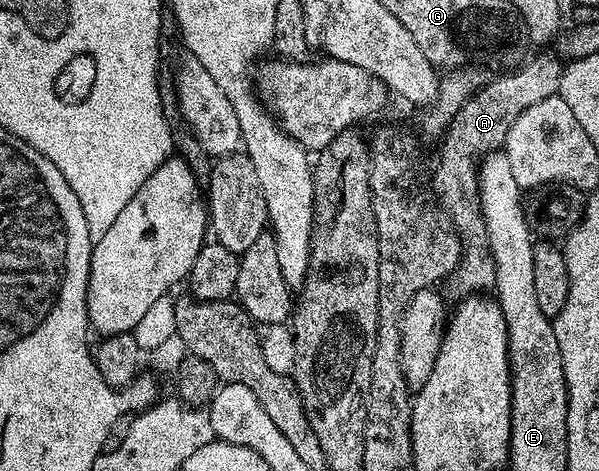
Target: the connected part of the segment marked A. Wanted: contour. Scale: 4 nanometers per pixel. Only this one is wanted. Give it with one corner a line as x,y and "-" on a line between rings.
553,52
531,58
524,64
502,73
505,74
502,78
497,78
494,82
486,81
476,94
472,94
462,104
459,112
455,112
440,139
441,155
438,156
437,167
433,170
432,197
447,215
457,237
461,239
461,261
457,263
457,268
451,275
451,283
453,282
454,288
461,296
469,296
474,292
489,292
495,287
495,260
491,256
487,220
483,216
477,179
481,160
492,150
504,147
507,132
511,124
515,124
521,110
531,108
531,104
539,104
539,100
554,97
561,88
562,59

